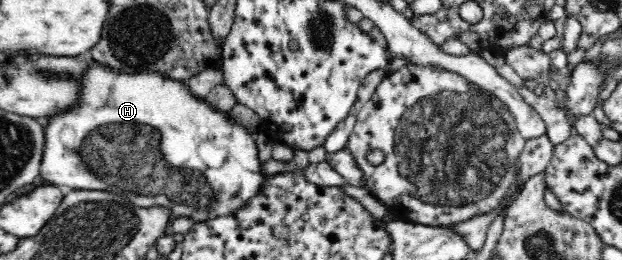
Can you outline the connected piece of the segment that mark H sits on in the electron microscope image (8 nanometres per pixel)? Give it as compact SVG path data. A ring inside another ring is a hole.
M98 63L90 66L79 79L81 92L78 103L68 111L56 112L49 117L48 124L44 127L45 144L39 168L40 179L65 190L106 190L121 195L138 207L150 208L152 205L159 205L169 209L173 217L191 217L195 223L204 223L204 221L208 221L212 217L220 217L220 215L232 215L262 191L262 184L268 181L269 175L262 174L264 173L262 165L265 162L258 158L256 139L252 137L246 127L236 124L228 116L228 113L217 111L207 105L204 98L199 99L192 94L190 88L181 80L161 73L114 73L112 69L114 69L112 66Z

